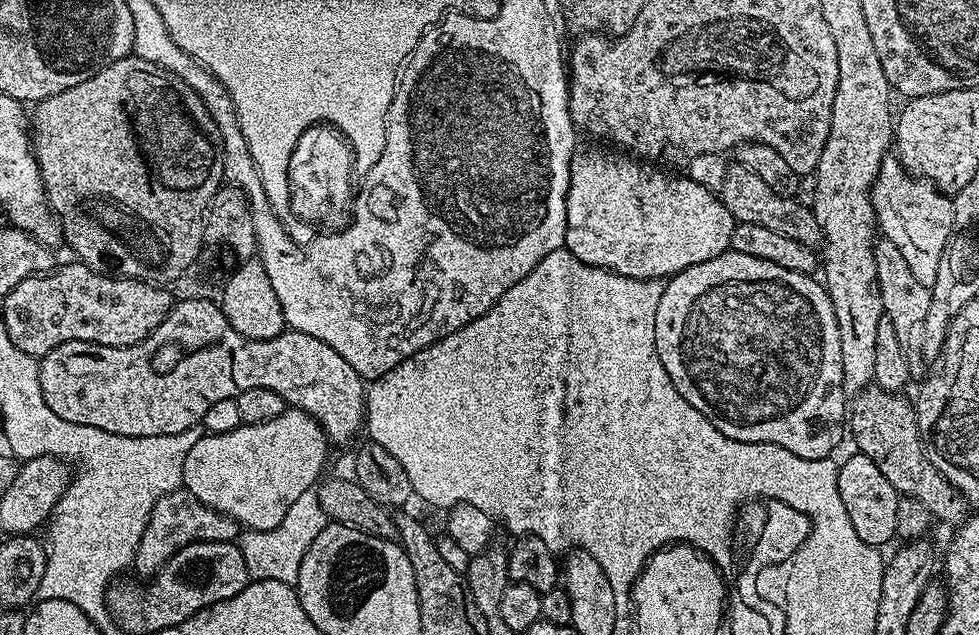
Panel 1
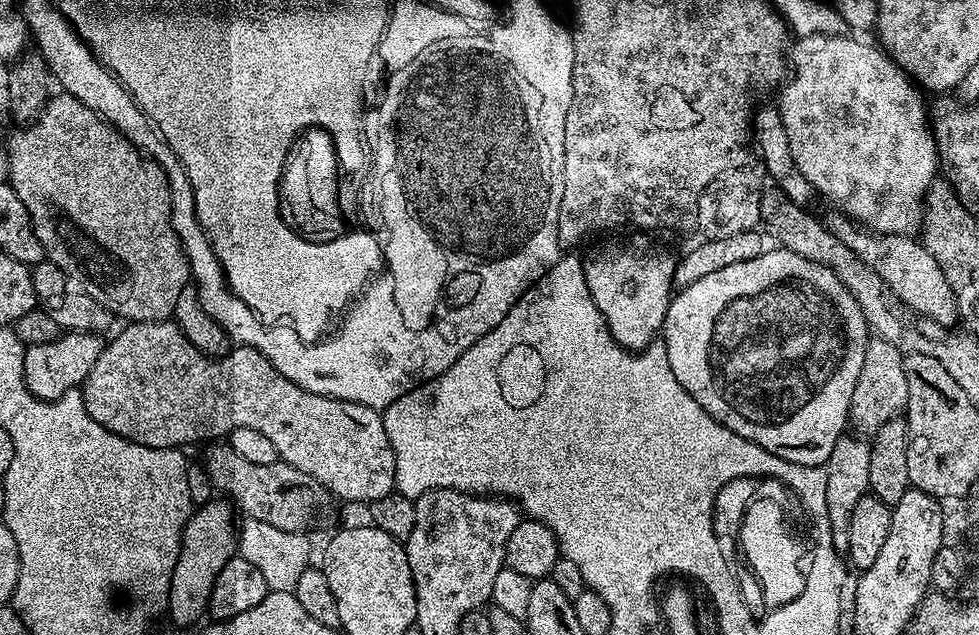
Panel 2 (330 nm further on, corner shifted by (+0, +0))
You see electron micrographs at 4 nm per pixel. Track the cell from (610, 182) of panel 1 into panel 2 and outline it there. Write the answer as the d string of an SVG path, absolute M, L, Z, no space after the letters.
M616 252L584 264L584 281L602 314L608 332L621 348L647 348L664 327L668 302L674 295L672 275L676 260L668 256L643 256L640 252Z

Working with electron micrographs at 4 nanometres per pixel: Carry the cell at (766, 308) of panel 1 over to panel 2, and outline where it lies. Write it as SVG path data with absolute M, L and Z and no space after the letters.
M776 246L766 250L758 258L750 258L750 262L734 262L734 266L726 266L726 270L714 270L714 274L706 274L699 282L681 289L668 302L668 313L664 319L662 339L666 346L666 354L670 362L670 370L674 370L674 378L726 430L762 446L762 450L770 450L778 458L786 462L794 462L798 466L824 466L830 458L830 450L834 450L834 442L845 435L849 427L849 412L854 388L862 371L863 358L866 357L870 341L870 329L858 302L838 282L838 278L826 266L818 266L818 262L810 262L806 258L798 258L790 250Z

